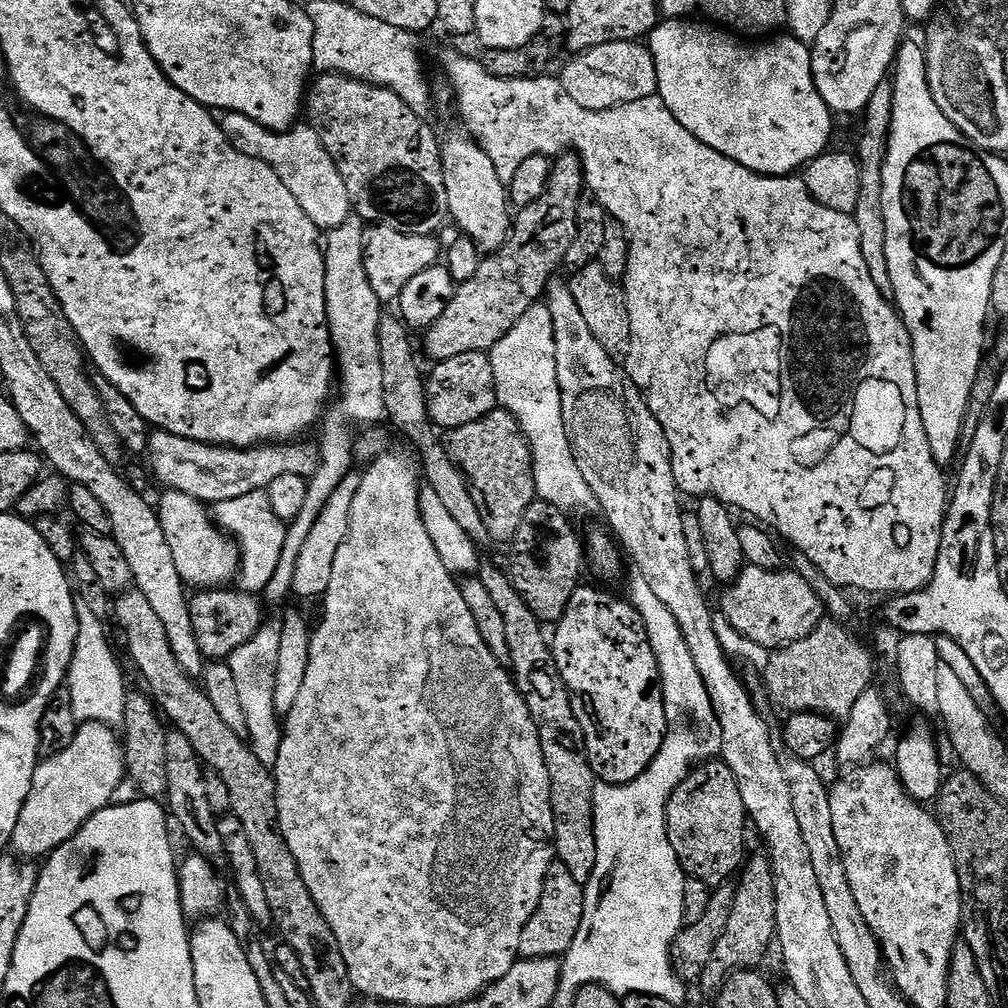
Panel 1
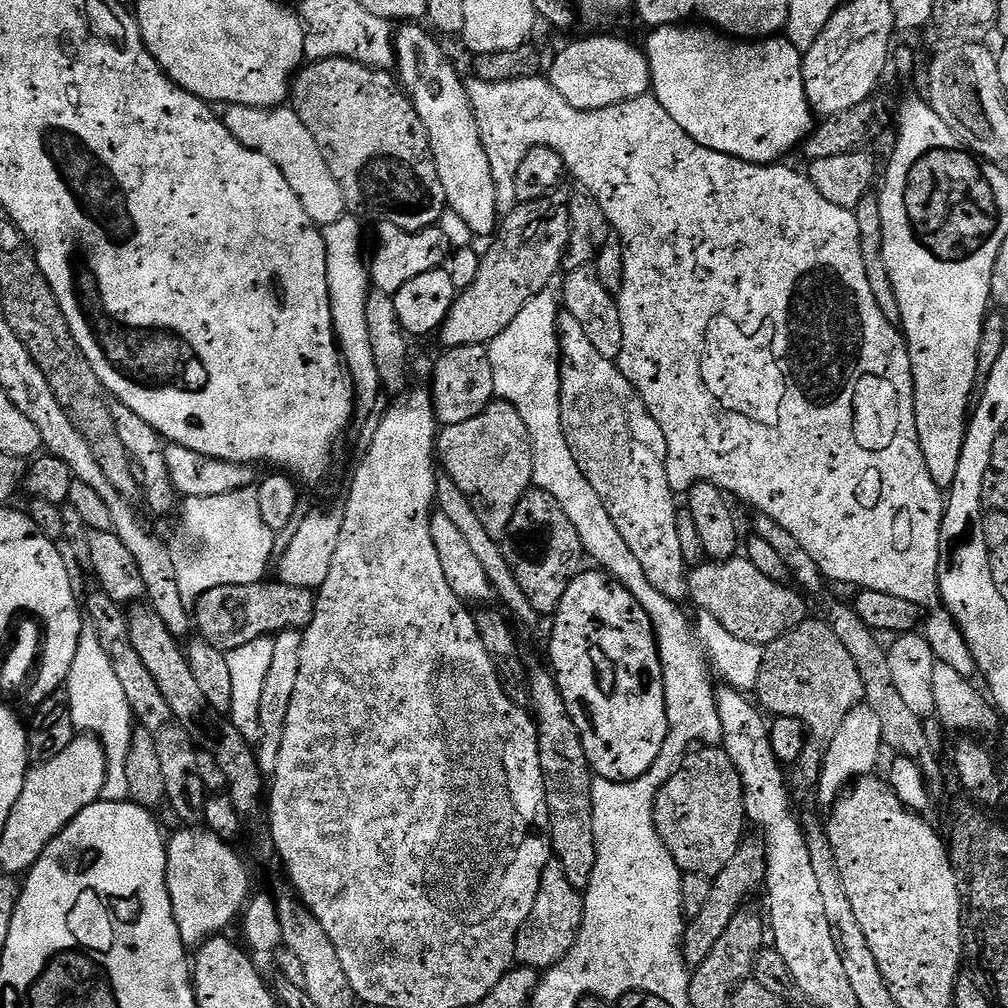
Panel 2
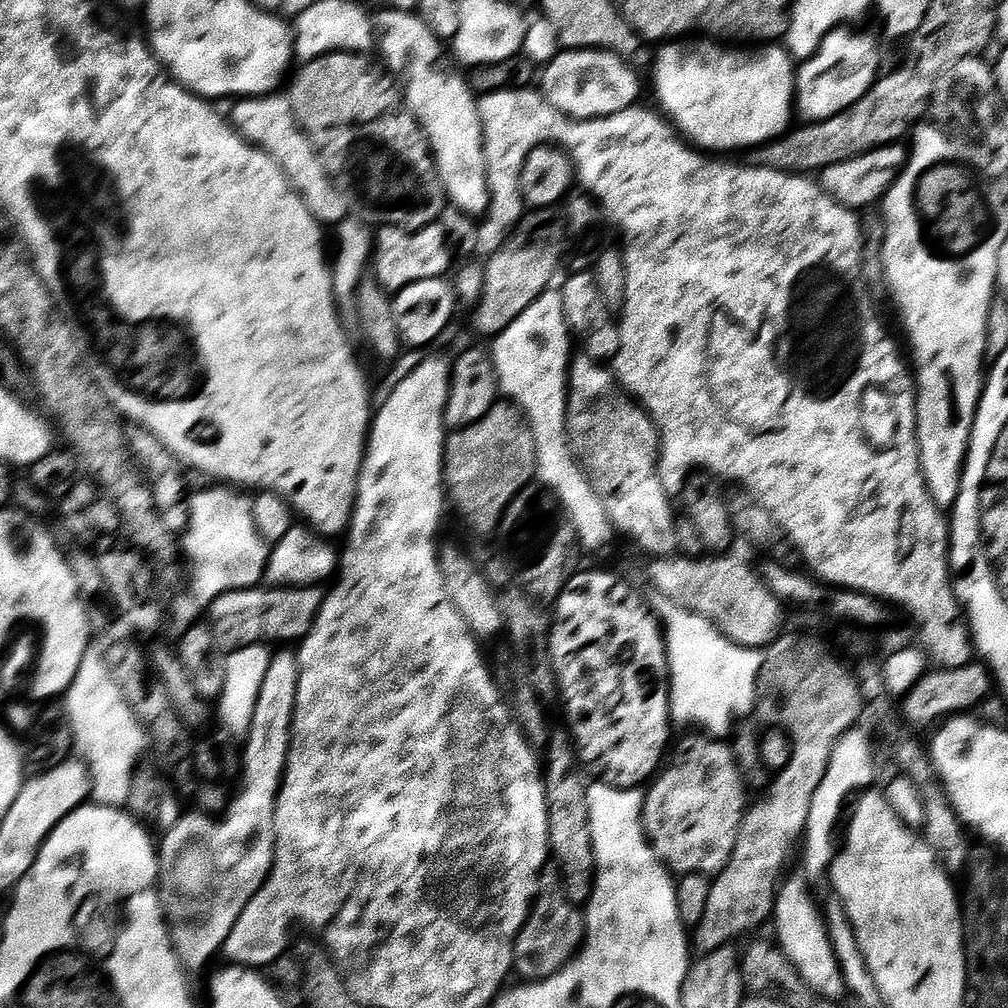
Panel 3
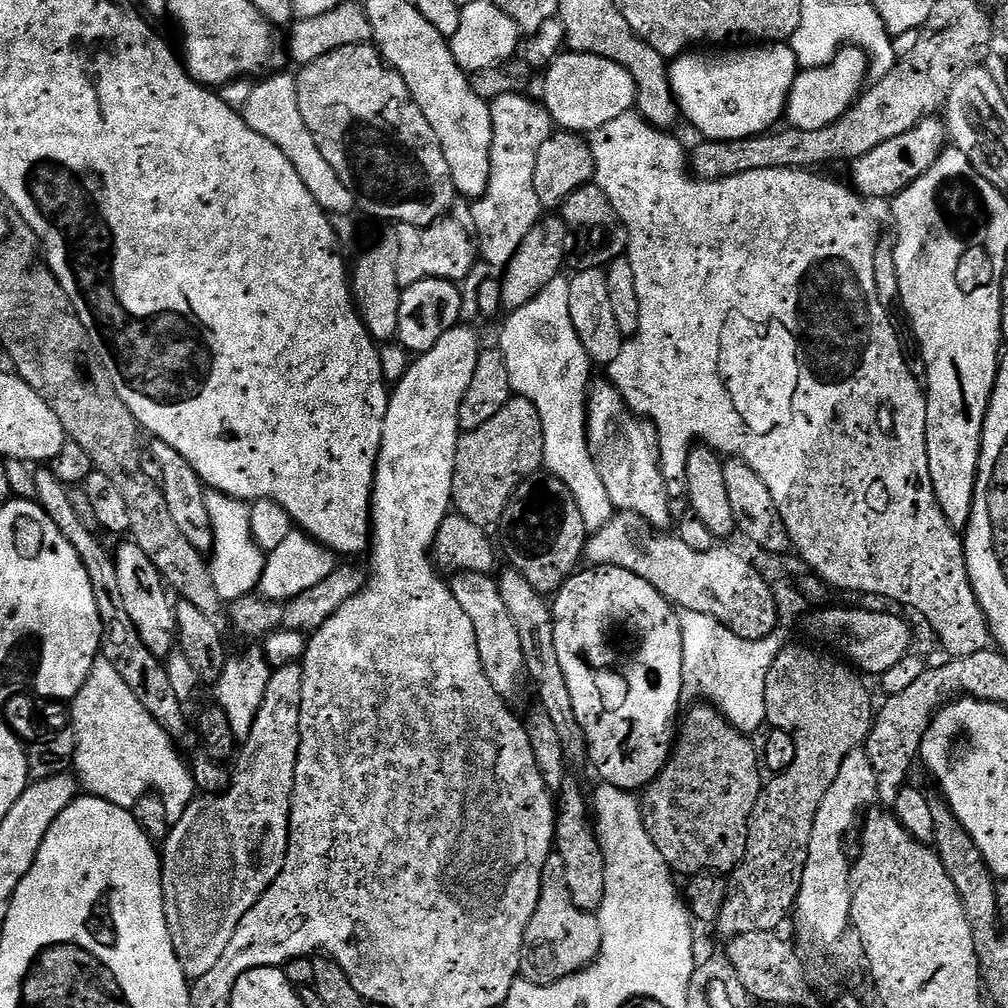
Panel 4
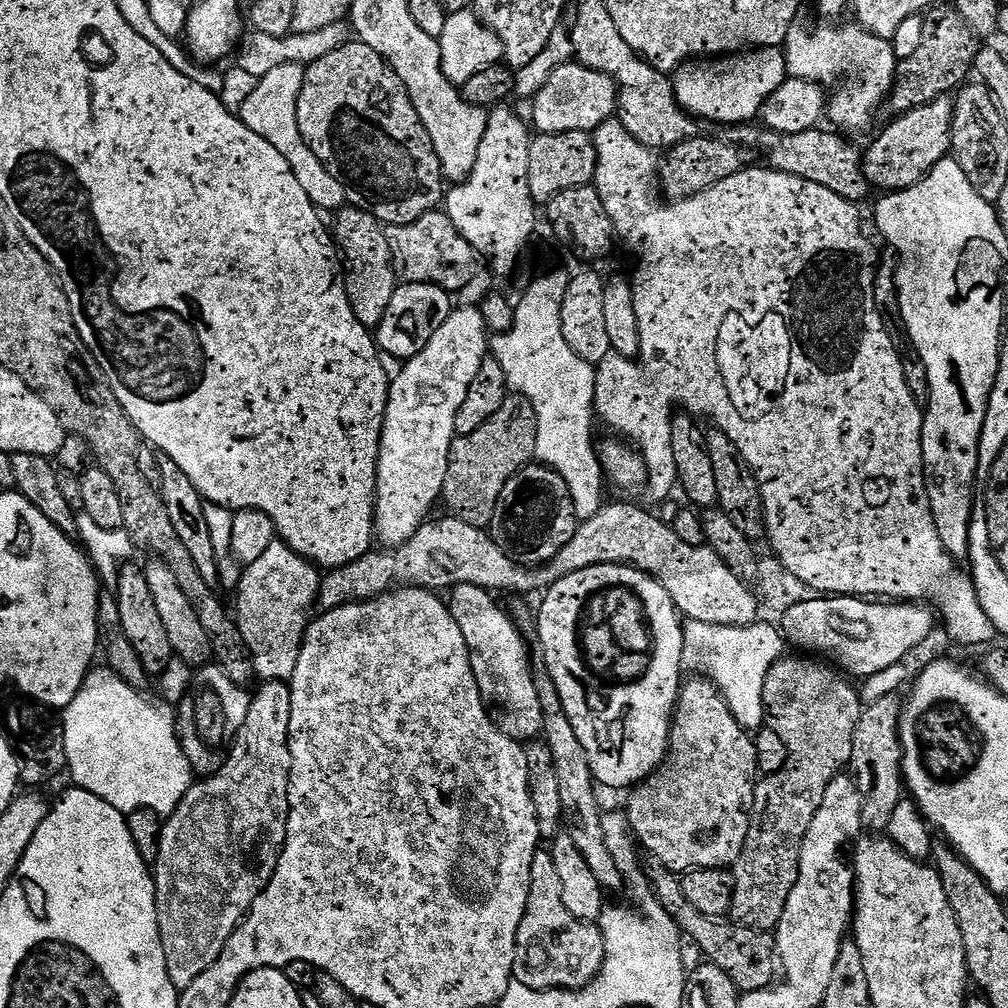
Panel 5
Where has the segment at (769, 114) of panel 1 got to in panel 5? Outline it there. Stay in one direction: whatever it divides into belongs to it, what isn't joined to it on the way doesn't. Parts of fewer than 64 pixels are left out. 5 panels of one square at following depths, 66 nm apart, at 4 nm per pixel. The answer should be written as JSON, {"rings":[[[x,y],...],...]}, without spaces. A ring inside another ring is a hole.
{"rings":[[[754,48],[739,54],[700,58],[681,64],[674,73],[672,89],[676,91],[677,102],[689,117],[735,126],[755,121],[764,103],[784,85],[787,76],[788,58],[780,48]]]}

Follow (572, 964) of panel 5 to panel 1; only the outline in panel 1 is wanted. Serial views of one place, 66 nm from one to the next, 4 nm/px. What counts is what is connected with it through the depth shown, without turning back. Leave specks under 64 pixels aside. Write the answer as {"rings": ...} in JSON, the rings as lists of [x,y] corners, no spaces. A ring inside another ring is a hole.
{"rings":[[[553,859],[550,870],[546,870],[546,878],[542,886],[542,898],[538,902],[538,910],[526,922],[522,930],[522,938],[518,938],[520,956],[526,960],[543,956],[563,957],[568,947],[574,942],[574,934],[578,934],[578,926],[584,913],[584,885],[574,882],[570,870],[561,860]]]}

